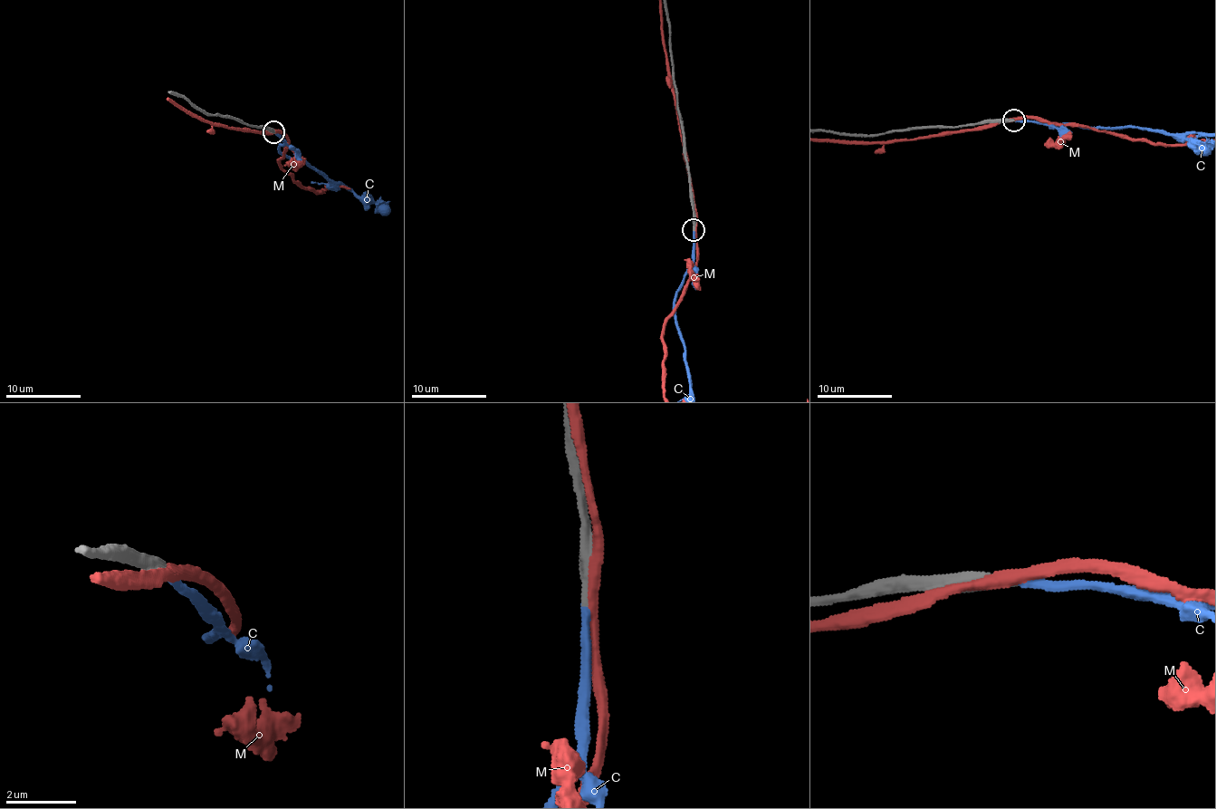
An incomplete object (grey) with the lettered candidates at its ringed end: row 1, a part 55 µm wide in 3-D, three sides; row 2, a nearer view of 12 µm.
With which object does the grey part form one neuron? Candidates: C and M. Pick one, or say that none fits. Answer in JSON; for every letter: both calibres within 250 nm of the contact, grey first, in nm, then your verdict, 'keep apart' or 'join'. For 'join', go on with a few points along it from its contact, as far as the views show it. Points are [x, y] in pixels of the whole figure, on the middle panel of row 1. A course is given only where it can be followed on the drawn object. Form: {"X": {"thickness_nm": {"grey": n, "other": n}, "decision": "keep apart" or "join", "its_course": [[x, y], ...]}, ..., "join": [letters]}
{"C": {"thickness_nm": {"grey": 380, "other": 200}, "decision": "join"}, "M": {"thickness_nm": {"grey": 550, "other": 300}, "decision": "keep apart"}, "join": ["C"]}

